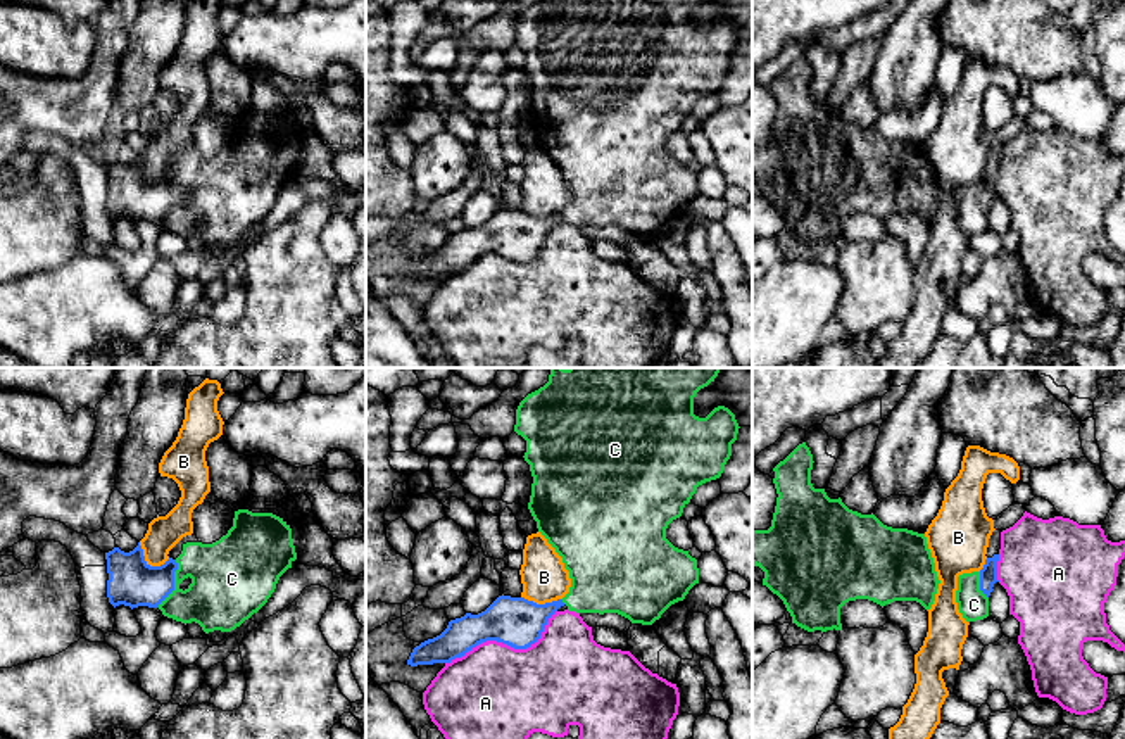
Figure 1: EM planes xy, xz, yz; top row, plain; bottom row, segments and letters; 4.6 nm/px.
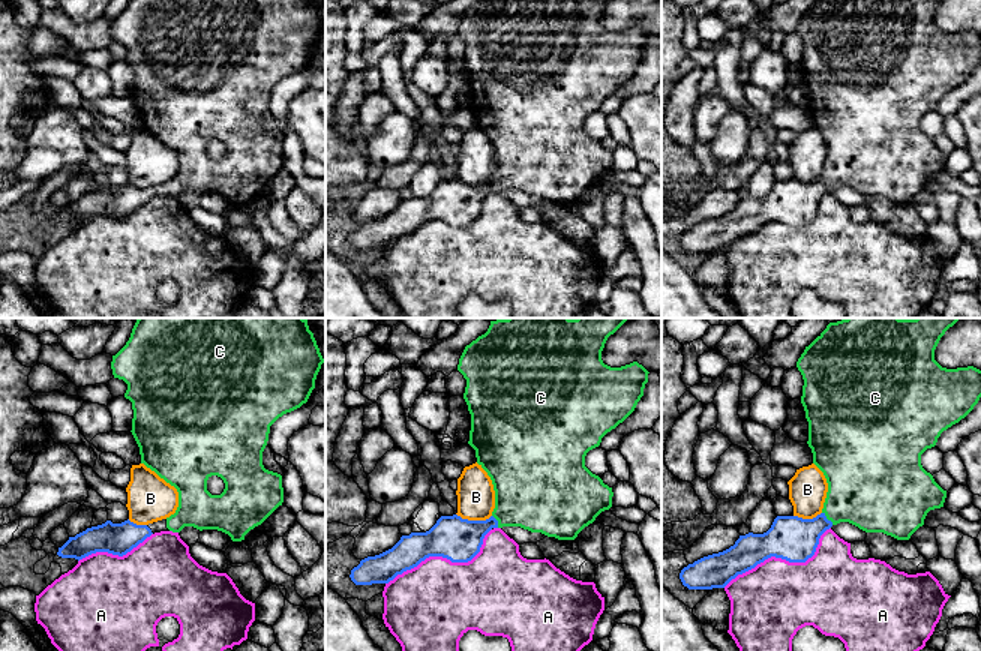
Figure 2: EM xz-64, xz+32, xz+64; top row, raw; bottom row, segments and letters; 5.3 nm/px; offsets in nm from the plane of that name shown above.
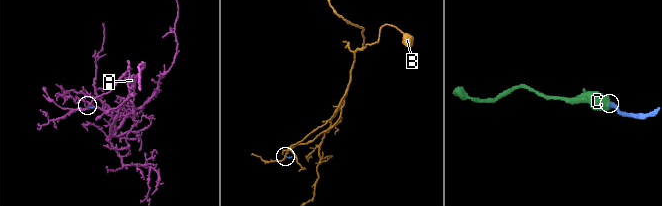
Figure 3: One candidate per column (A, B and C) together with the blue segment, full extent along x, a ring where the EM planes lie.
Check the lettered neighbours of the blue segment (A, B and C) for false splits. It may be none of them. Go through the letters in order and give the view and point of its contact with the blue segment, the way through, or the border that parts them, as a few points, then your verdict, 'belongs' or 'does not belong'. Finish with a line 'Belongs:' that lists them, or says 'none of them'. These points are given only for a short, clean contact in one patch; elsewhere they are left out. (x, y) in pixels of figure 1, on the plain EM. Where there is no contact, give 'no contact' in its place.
A: xz (506, 256) | does not belong
B: xy (149, 178) | along xy (138, 156), (144, 171), (150, 178), (163, 178), (169, 171) | does not belong
C: xy (173, 197) | across xy (131, 195), (173, 197), (182, 208), (226, 201) | belongs
Belongs: C

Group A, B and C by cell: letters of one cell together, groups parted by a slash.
A / B / C

